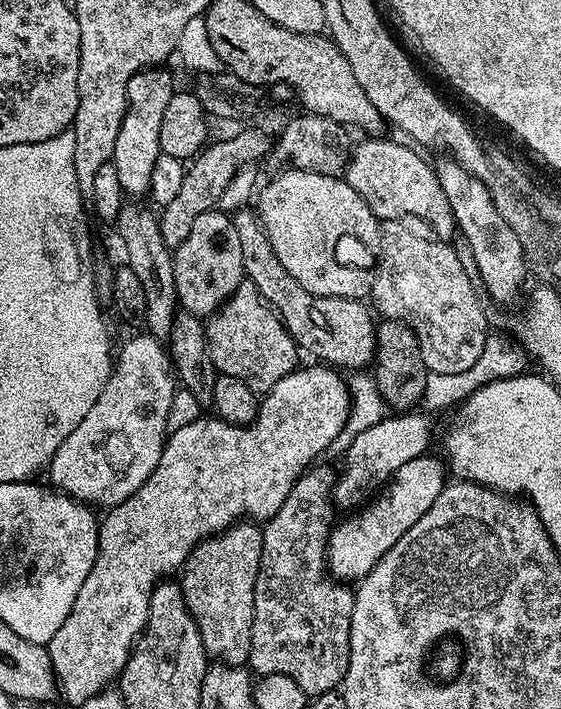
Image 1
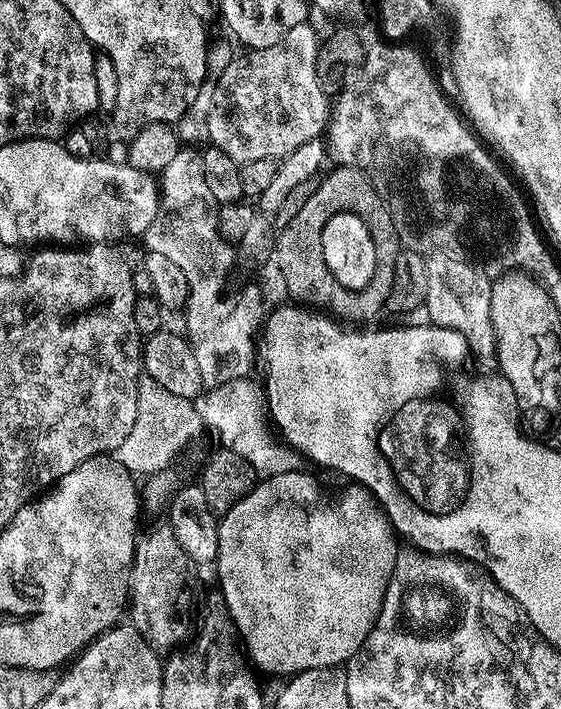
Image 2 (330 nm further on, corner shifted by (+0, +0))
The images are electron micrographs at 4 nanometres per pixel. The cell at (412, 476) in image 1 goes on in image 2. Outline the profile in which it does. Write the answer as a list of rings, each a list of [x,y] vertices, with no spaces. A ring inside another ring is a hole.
[[[299,470],[297,472],[278,474],[277,477],[270,477],[268,479],[261,479],[248,493],[246,493],[241,500],[232,509],[226,513],[223,513],[218,520],[218,554],[214,561],[214,569],[216,568],[216,576],[220,579],[220,585],[218,585],[218,591],[221,596],[224,597],[224,605],[228,607],[228,614],[232,619],[232,624],[236,628],[236,634],[239,643],[242,645],[243,651],[246,653],[248,651],[247,659],[250,661],[252,659],[251,667],[257,668],[260,672],[265,672],[268,676],[284,676],[283,678],[291,678],[298,672],[305,672],[306,670],[318,670],[319,668],[334,668],[337,666],[347,665],[348,659],[350,659],[357,650],[364,644],[364,639],[370,634],[372,629],[372,624],[376,621],[376,616],[380,612],[380,607],[384,601],[384,591],[388,585],[388,580],[392,576],[392,571],[396,565],[396,553],[398,551],[398,537],[392,530],[392,523],[388,521],[388,515],[384,513],[384,509],[380,507],[376,502],[376,497],[372,495],[371,492],[366,488],[361,488],[359,486],[348,486],[341,496],[332,496],[329,500],[320,500],[320,484],[311,476],[307,470]]]

